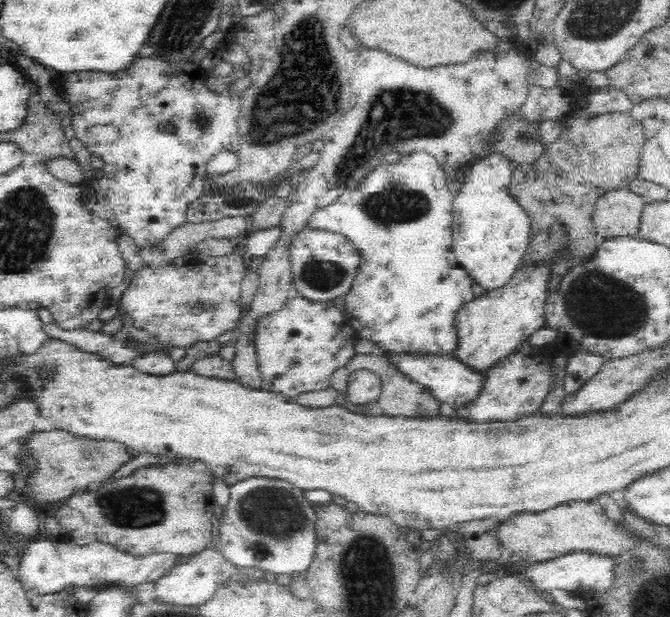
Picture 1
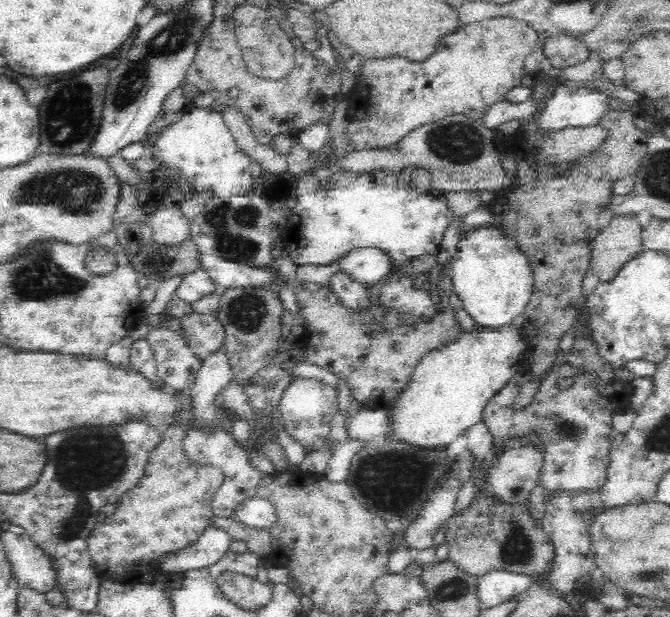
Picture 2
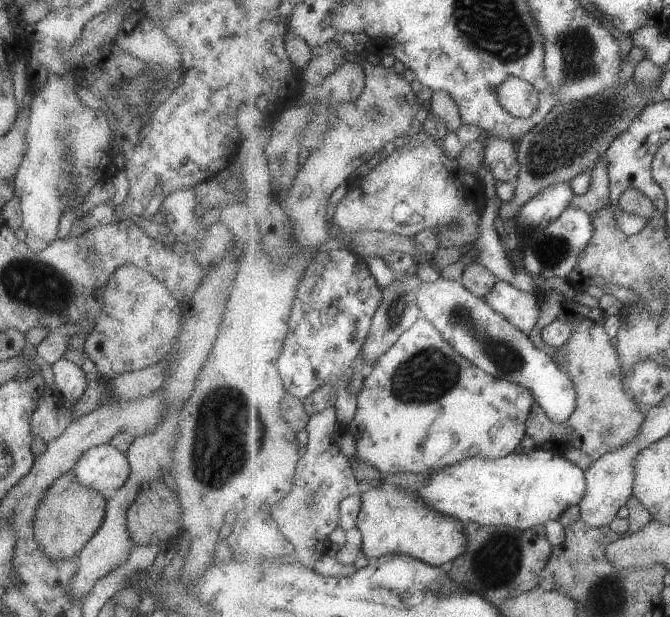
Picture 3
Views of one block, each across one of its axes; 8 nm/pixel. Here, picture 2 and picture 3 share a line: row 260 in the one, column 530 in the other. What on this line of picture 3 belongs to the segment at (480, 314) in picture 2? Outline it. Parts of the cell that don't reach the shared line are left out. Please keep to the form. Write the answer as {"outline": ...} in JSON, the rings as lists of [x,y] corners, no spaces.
{"outline":[[[535,448],[529,452],[514,451],[498,459],[487,460],[481,457],[463,459],[430,475],[428,485],[418,489],[415,494],[427,503],[429,508],[454,516],[465,524],[474,522],[480,525],[507,525],[527,530],[557,520],[567,508],[578,505],[584,499],[586,490],[586,471],[578,464],[563,454]]]}

